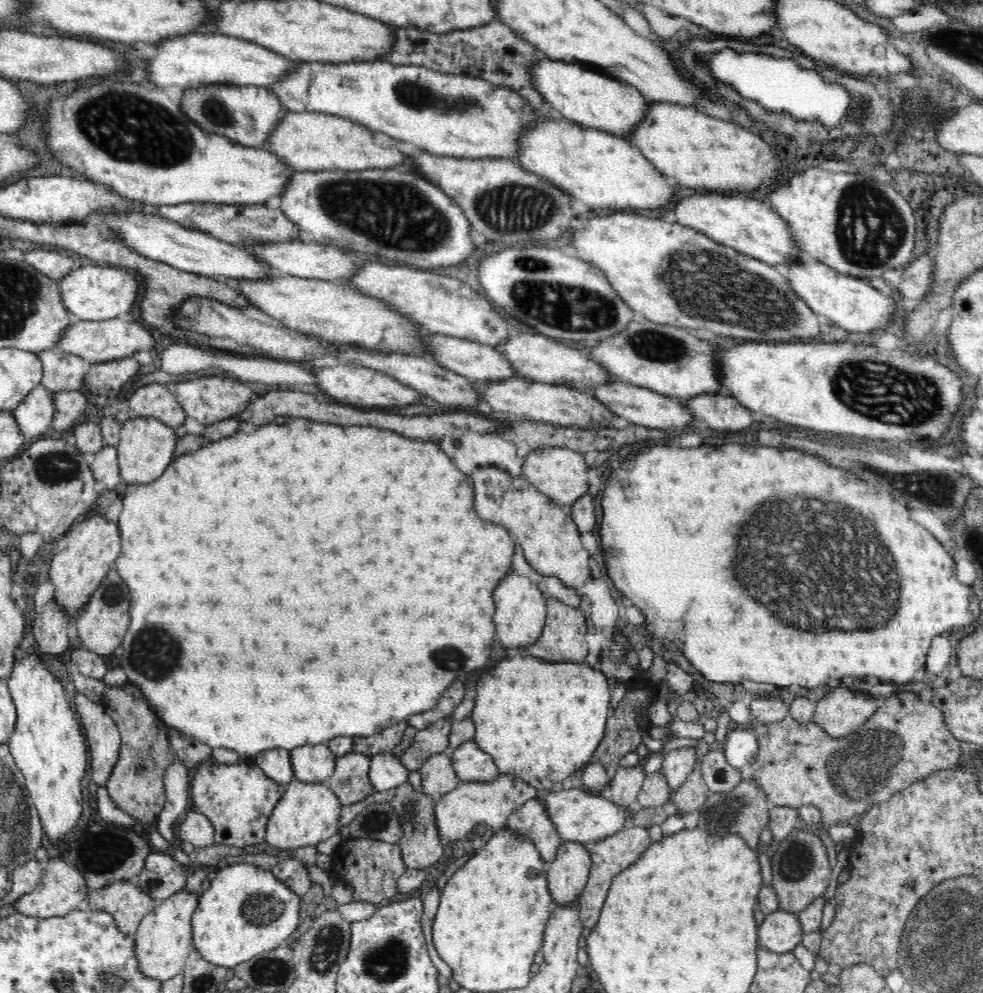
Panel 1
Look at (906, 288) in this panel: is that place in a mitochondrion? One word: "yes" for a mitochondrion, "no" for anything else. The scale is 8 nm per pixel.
no

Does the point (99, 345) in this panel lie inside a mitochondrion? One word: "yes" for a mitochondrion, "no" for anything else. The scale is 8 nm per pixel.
no

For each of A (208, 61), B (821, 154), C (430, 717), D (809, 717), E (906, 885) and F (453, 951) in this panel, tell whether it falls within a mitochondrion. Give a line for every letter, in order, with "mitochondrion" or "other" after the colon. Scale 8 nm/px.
A: other
B: other
C: other
D: other
E: mitochondrion
F: other

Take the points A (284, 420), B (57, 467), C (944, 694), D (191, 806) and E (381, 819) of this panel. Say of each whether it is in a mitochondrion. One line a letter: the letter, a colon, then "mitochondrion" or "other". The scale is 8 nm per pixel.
A: other
B: mitochondrion
C: other
D: other
E: mitochondrion

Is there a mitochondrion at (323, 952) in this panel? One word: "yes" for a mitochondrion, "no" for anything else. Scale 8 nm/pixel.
yes

